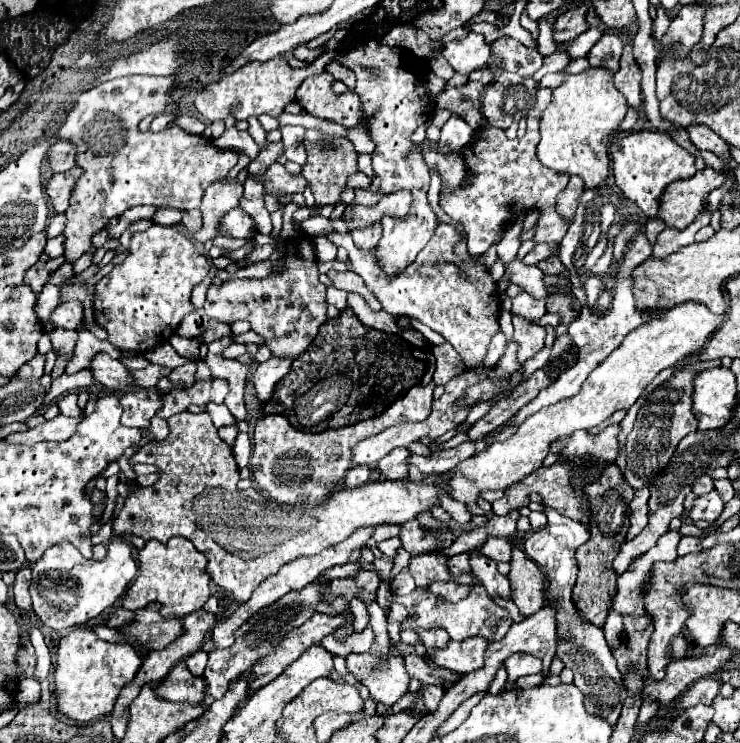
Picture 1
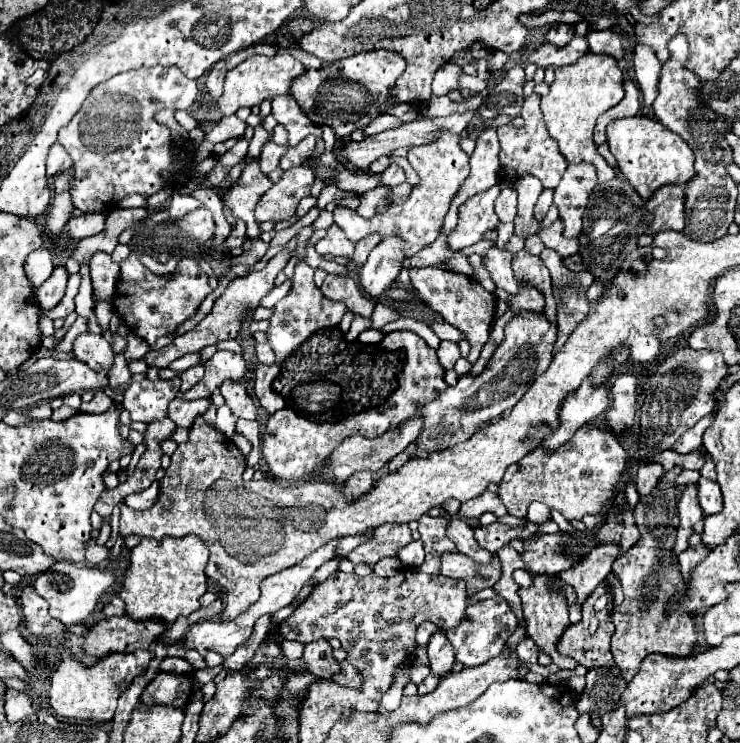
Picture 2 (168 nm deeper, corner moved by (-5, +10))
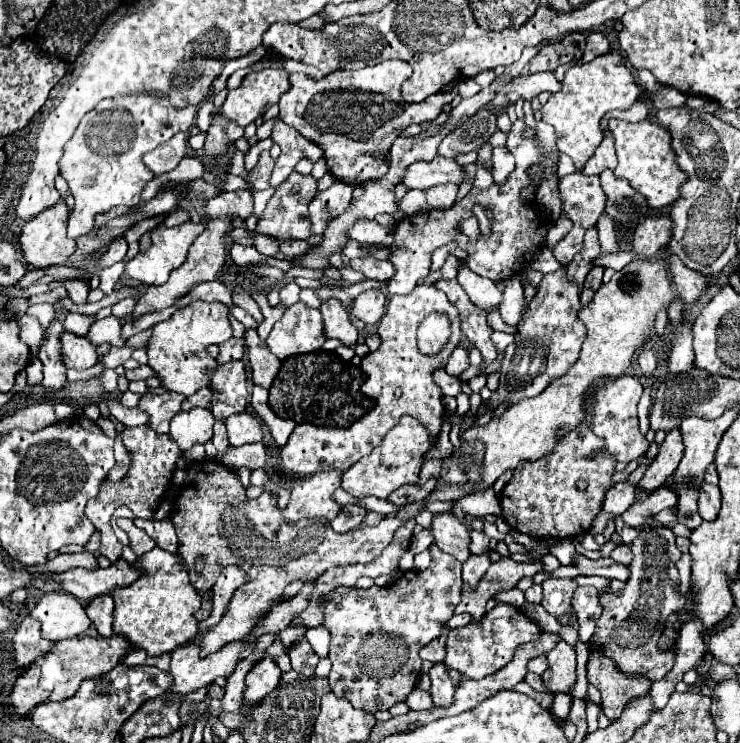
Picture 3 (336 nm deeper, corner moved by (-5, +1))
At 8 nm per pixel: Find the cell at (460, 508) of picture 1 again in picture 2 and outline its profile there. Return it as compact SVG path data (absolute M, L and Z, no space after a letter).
M489 490L475 496L469 504L461 504L461 508L459 508L459 516L463 516L463 518L479 518L485 512L493 512L495 516L507 514L503 502L499 502L499 498Z

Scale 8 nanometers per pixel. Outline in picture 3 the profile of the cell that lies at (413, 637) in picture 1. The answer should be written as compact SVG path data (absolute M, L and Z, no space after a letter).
M443 627L441 635L439 635L437 639L433 639L431 643L427 643L427 645L419 651L421 659L427 659L427 661L431 661L431 663L441 663L441 661L443 661L443 655L445 655L445 637L447 637L447 629Z

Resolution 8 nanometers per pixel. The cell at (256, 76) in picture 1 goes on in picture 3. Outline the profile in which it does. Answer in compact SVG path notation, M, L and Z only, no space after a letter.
M263 69L243 79L243 85L231 89L221 107L221 115L227 121L235 121L247 127L261 117L267 107L279 103L279 97L291 87L289 73L285 69Z

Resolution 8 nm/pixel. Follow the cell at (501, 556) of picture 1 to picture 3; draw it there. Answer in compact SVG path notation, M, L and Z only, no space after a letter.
M579 555L575 567L579 567L583 575L601 575L607 579L619 579L623 583L627 583L627 579L629 579L629 565L615 563L611 557L591 561L591 559Z

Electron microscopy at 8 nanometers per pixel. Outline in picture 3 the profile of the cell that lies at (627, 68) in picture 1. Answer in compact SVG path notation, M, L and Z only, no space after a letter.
M609 131L604 133L601 145L595 149L587 165L583 167L583 175L599 175L603 169L615 169L617 157L615 157L614 138Z

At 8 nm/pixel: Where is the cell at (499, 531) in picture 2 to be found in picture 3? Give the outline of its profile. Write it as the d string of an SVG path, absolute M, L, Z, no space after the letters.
M487 553L483 555L471 555L465 563L463 563L463 583L467 583L471 589L477 587L479 579L487 573L491 561L487 557Z

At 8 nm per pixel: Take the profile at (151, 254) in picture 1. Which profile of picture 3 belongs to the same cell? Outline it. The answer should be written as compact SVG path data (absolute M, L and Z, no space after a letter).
M193 301L189 307L177 309L169 321L161 321L153 327L153 335L147 345L149 367L157 373L163 389L189 397L199 389L209 387L211 375L217 369L217 361L207 353L207 347L219 345L233 337L227 313L229 307L223 303Z

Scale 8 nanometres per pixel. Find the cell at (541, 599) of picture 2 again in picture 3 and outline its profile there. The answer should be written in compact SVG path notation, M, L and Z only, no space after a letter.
M559 641L557 647L553 651L547 653L547 659L549 659L549 669L541 675L543 679L543 685L547 691L551 691L553 695L555 693L571 693L573 685L575 685L575 651Z

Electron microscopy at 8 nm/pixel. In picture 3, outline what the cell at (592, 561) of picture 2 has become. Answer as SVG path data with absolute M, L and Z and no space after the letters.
M617 545L613 551L611 551L611 557L619 563L625 563L629 565L631 559L633 559L633 553L631 553L631 547L629 545Z

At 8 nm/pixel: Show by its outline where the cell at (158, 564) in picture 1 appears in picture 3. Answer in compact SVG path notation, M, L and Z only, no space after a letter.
M159 547L141 555L137 565L145 573L133 585L117 587L111 593L115 601L113 633L123 635L133 649L143 649L151 657L171 653L179 645L193 641L199 635L195 611L201 607L201 597L189 583L187 567L177 563L177 555L171 555Z

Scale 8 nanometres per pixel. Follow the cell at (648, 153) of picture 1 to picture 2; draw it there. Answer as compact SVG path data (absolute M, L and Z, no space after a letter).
M647 116L615 120L607 126L607 144L617 158L619 170L643 200L649 200L659 186L685 184L695 176L693 150L687 146L687 142L683 142L679 134L667 130L659 120Z

